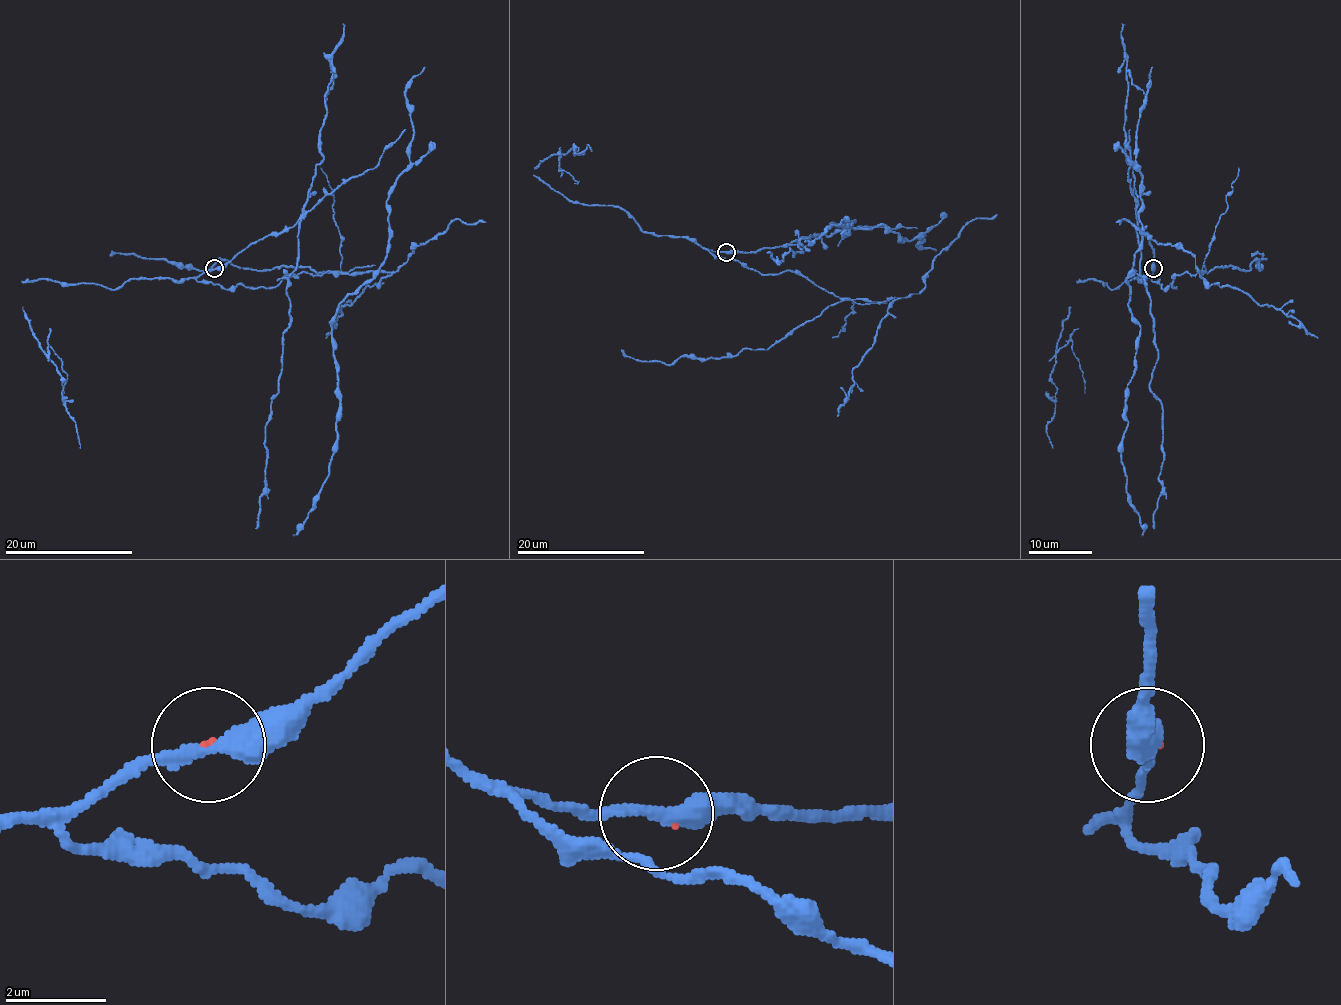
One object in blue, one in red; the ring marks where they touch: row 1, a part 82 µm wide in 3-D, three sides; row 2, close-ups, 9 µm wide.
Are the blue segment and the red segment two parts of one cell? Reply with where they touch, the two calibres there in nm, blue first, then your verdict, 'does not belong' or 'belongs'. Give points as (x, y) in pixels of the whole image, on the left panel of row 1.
(214, 268) | 320/70 nm | does not belong

